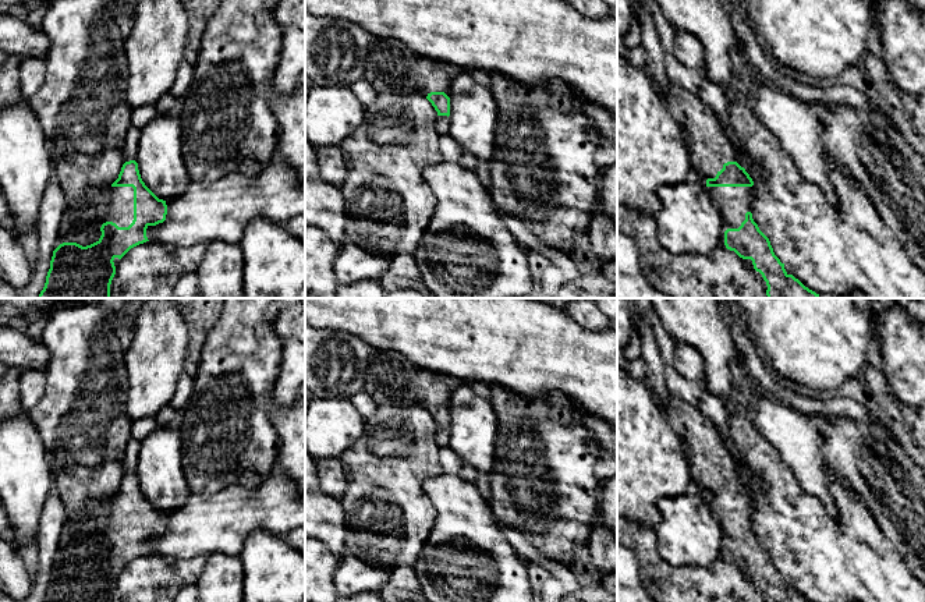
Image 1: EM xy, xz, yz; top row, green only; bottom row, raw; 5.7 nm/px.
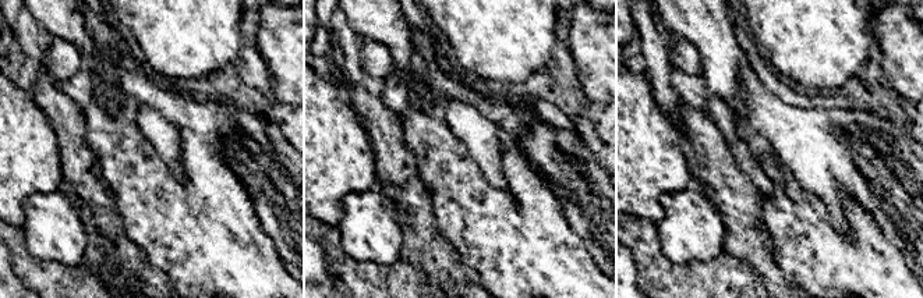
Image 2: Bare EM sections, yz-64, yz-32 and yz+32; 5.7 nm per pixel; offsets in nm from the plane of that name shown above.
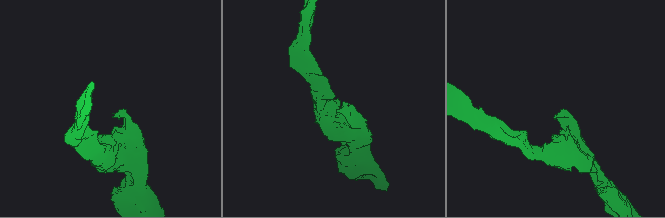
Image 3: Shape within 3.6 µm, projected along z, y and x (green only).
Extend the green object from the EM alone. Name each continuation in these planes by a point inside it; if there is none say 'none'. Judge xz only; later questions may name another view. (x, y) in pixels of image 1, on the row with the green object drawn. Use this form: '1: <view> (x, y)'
1: xz (390, 67)

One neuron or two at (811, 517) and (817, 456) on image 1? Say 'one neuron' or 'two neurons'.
two neurons

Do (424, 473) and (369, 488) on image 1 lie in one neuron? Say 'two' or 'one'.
one

